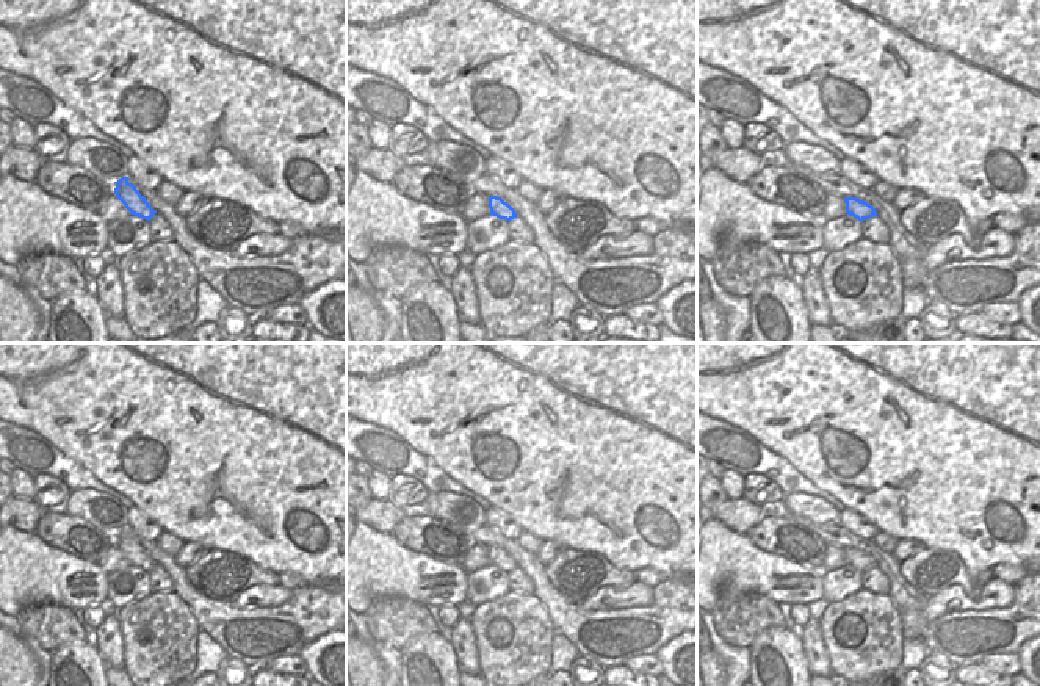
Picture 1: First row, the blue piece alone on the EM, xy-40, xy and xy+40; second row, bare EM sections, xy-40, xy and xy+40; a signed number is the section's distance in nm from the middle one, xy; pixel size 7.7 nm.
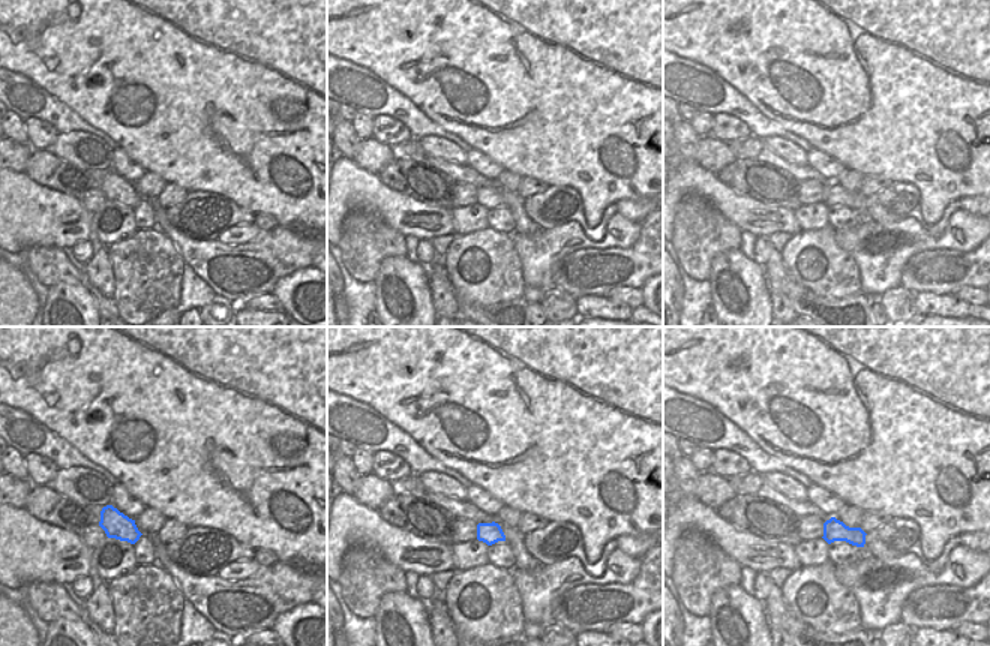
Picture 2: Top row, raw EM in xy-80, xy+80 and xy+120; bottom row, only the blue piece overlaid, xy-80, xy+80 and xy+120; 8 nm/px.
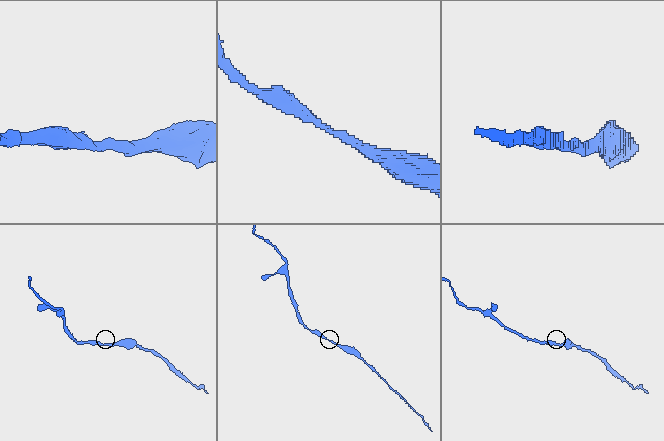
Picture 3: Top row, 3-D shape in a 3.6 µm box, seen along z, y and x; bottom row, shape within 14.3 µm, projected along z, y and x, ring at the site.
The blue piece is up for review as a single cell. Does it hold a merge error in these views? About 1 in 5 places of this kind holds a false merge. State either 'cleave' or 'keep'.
keep

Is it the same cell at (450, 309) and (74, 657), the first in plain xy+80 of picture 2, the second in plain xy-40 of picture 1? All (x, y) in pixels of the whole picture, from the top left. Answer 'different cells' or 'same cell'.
different cells

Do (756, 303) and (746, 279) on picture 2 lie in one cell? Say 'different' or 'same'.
same

